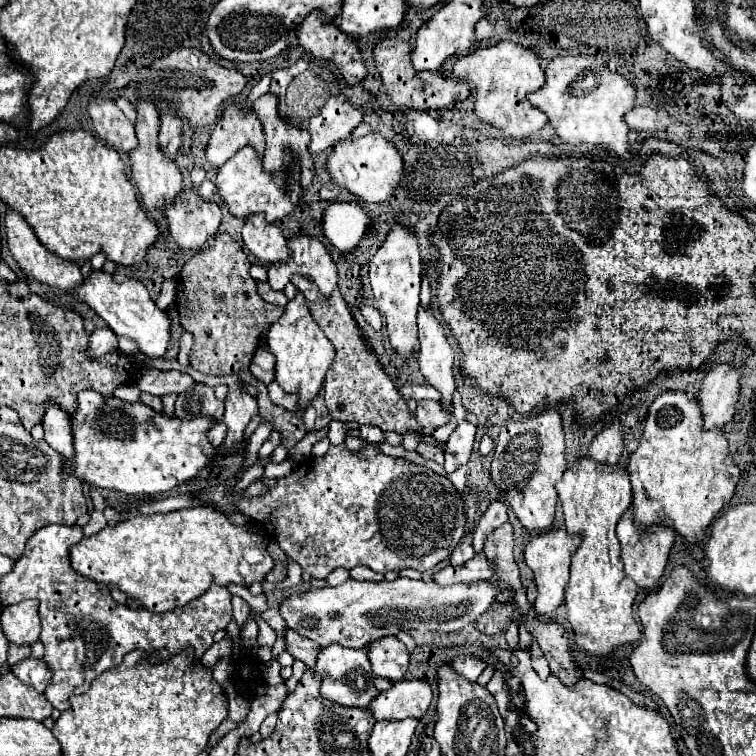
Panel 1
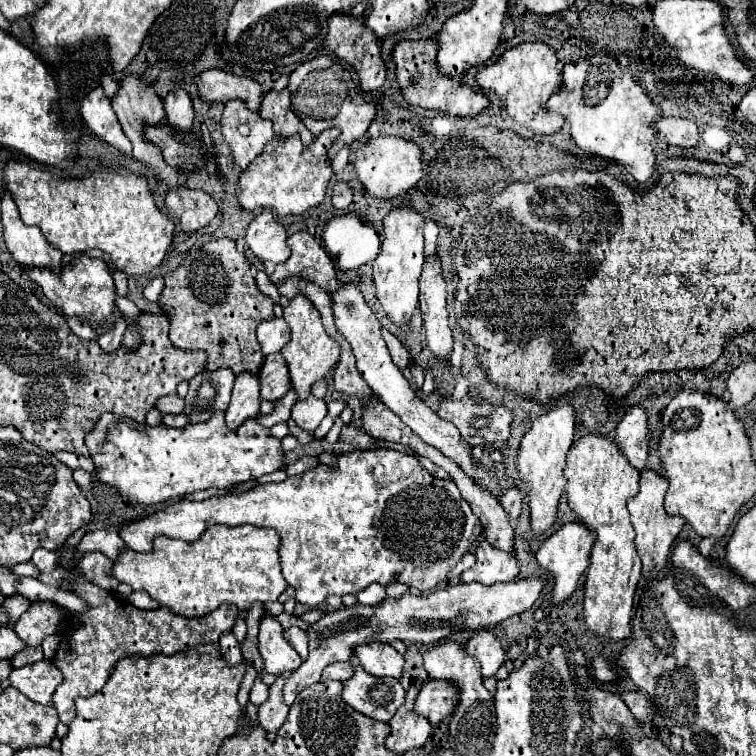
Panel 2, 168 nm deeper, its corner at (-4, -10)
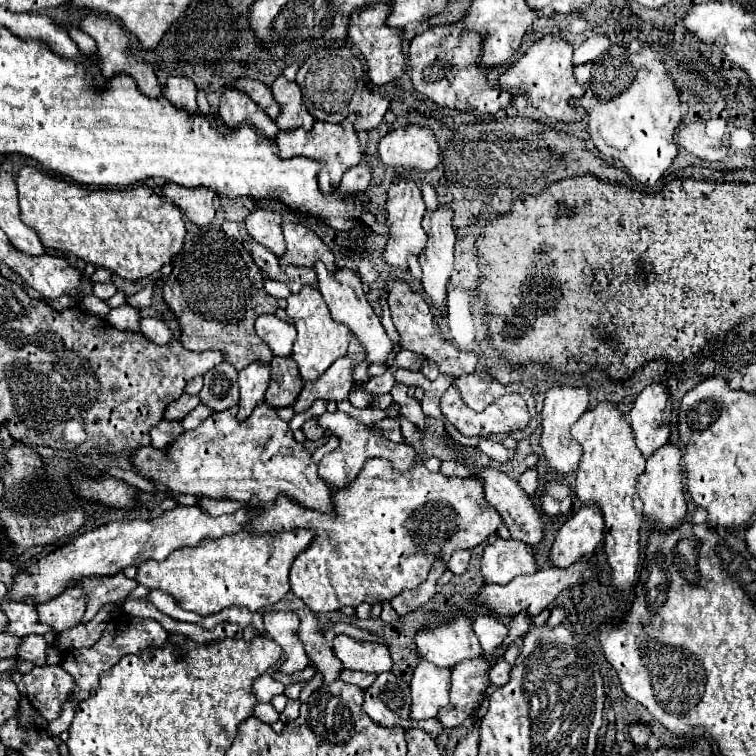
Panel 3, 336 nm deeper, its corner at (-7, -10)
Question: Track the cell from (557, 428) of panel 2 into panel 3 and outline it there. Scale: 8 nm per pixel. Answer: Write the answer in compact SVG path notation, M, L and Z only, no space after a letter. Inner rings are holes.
M561 385L561 387L551 387L545 393L545 403L543 403L543 411L541 411L541 425L543 425L541 449L543 449L547 463L561 475L567 475L569 471L577 469L577 465L579 465L583 451L581 451L581 445L577 441L573 441L569 429L585 413L587 407L589 407L589 389L587 387Z

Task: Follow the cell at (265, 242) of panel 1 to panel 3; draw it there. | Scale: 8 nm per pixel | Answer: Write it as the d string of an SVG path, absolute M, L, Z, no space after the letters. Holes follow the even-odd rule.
M257 209L245 217L245 229L247 233L273 251L277 257L285 253L285 241L283 241L283 231L281 231L281 215L275 211L267 209Z

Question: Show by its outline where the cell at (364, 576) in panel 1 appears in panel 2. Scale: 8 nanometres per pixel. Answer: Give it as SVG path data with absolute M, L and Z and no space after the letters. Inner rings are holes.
M372 583L372 585L368 585L364 591L358 591L358 593L356 593L356 599L358 599L358 603L362 603L362 605L376 605L376 603L380 603L384 597L386 597L386 591L384 591L384 587L382 587L380 583Z

